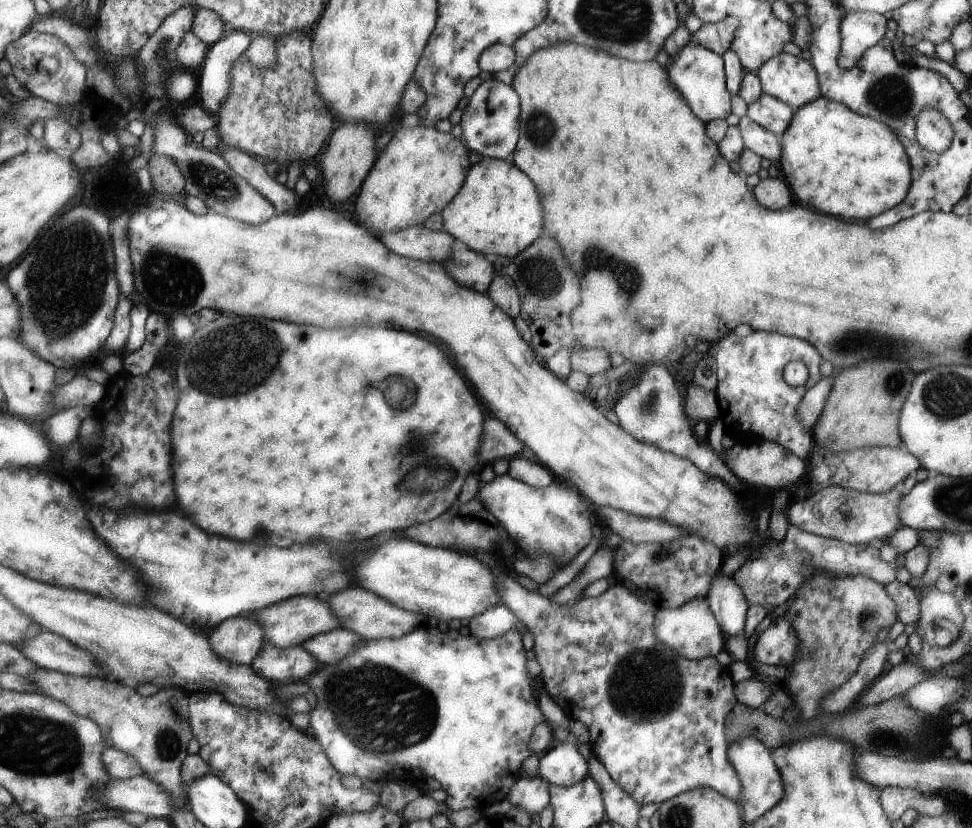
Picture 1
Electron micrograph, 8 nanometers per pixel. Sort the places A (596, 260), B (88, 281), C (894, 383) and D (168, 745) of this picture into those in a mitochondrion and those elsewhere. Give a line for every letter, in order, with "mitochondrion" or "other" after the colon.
A: mitochondrion
B: mitochondrion
C: mitochondrion
D: mitochondrion

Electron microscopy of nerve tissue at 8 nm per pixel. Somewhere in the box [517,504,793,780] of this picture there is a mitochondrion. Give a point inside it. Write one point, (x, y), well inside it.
(636, 666)

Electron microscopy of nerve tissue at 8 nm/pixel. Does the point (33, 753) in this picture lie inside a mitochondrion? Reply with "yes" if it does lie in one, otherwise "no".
yes

